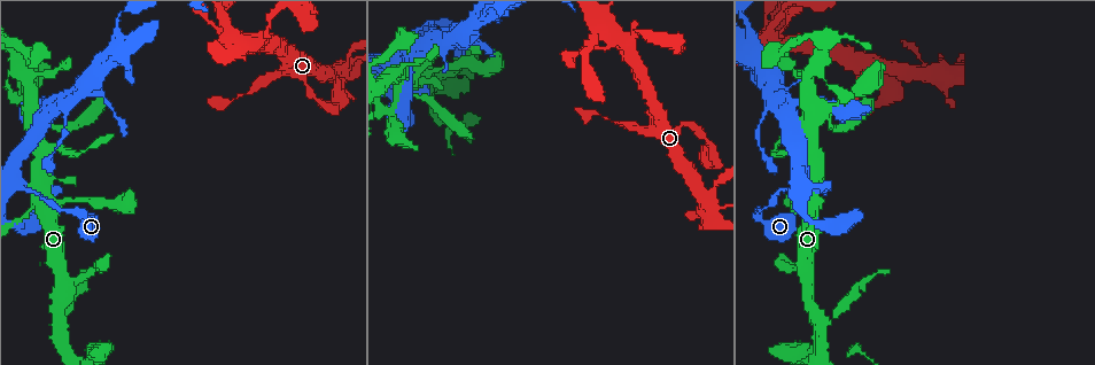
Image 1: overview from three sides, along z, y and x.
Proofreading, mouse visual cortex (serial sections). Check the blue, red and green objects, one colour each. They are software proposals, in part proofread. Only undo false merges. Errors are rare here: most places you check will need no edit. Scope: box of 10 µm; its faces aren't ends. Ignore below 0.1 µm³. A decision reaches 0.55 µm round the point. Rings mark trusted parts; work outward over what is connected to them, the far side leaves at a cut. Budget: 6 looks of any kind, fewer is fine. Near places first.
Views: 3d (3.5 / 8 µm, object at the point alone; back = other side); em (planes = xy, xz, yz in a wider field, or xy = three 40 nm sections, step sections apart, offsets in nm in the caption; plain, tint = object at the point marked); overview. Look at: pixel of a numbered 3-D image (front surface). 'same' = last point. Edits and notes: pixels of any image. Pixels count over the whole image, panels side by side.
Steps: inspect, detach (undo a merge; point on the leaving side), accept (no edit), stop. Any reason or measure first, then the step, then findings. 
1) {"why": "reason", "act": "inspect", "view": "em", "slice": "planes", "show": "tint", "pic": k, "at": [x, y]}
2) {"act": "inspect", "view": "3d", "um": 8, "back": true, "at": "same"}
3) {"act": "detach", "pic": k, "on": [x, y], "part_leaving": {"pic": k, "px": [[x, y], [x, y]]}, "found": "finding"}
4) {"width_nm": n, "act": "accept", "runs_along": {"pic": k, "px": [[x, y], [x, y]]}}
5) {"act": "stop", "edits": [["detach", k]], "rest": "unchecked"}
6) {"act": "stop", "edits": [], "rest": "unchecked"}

{"why": "sharp bend", "act": "inspect", "view": "3d", "um": 3.5, "pic": 1, "at": [423, 31]}

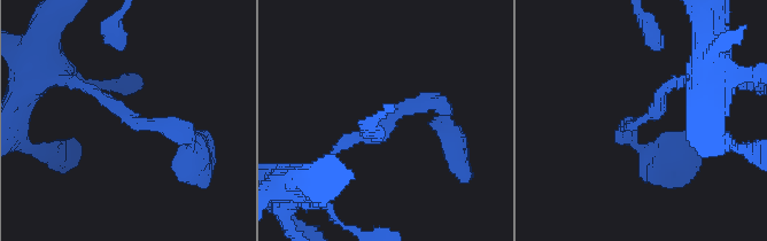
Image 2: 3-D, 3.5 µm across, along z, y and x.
{"act": "inspect", "view": "em", "slice": "planes", "show": "tint", "pic": 2, "at": [647, 118]}

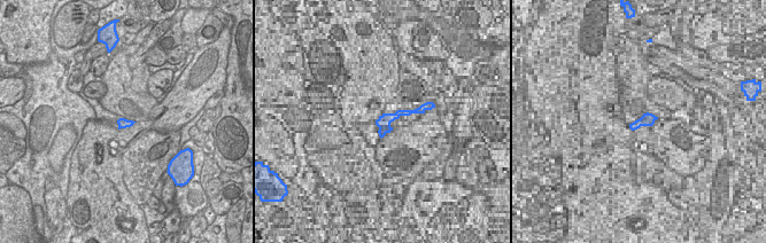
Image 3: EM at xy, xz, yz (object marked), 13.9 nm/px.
{"act": "accept", "found": "one cell here"}

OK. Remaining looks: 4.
{"why": "branch point", "act": "inspect", "view": "3d", "um": 3.5, "pic": 1, "at": [767, 42]}

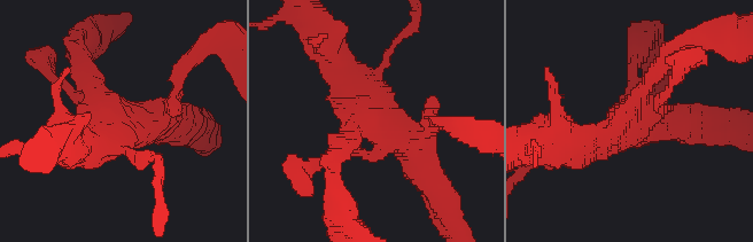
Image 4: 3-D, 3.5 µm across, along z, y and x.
{"act": "inspect", "view": "em", "slice": "xy", "step": 5, "show": "tint", "pic": 4, "at": [635, 117]}

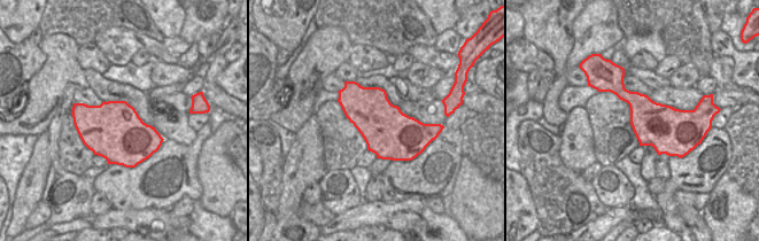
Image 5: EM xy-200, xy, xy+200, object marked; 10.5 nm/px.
{"arms": 3, "act": "accept", "runs_along": {"pic": 4, "px": [[165, 123], [131, 130], [82, 63]]}, "found": "continuous, no second cell"}

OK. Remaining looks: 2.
{"why": "sharp bend", "act": "inspect", "view": "3d", "um": 3.5, "pic": 1, "at": [335, 74]}

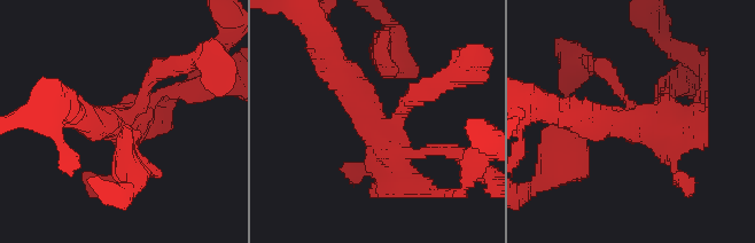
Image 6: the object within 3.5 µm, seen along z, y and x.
{"act": "accept", "runs_along": {"pic": 6, "px": [[339, 72], [384, 154], [420, 186]]}, "found": "one cell here"}

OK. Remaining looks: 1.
{"act": "stop", "edits": [], "rest": "unchecked"}

